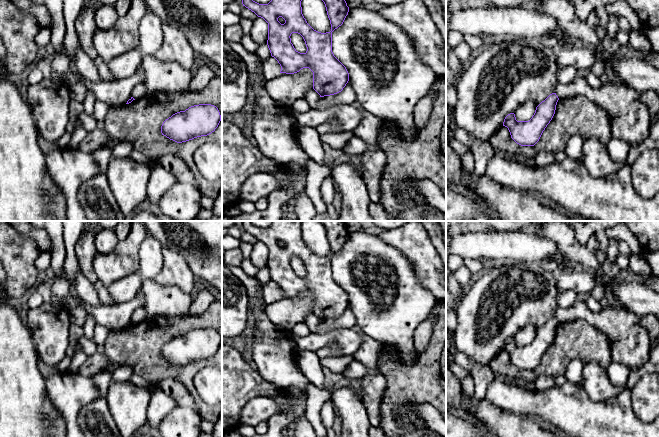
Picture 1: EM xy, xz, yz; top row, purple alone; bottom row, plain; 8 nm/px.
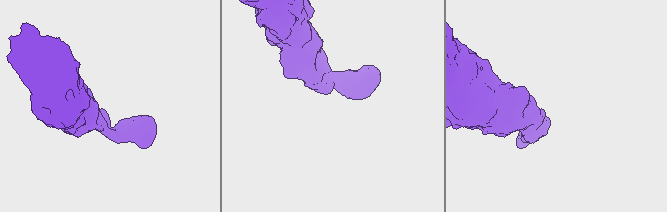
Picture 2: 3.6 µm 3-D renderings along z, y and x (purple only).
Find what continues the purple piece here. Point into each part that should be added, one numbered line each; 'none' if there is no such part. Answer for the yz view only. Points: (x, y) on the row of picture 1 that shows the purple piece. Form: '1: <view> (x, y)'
none

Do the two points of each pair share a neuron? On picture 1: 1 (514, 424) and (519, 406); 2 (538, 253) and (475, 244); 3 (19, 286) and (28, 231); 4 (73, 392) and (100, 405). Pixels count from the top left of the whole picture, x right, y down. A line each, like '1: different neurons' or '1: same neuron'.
1: different neurons
2: same neuron
3: different neurons
4: different neurons

